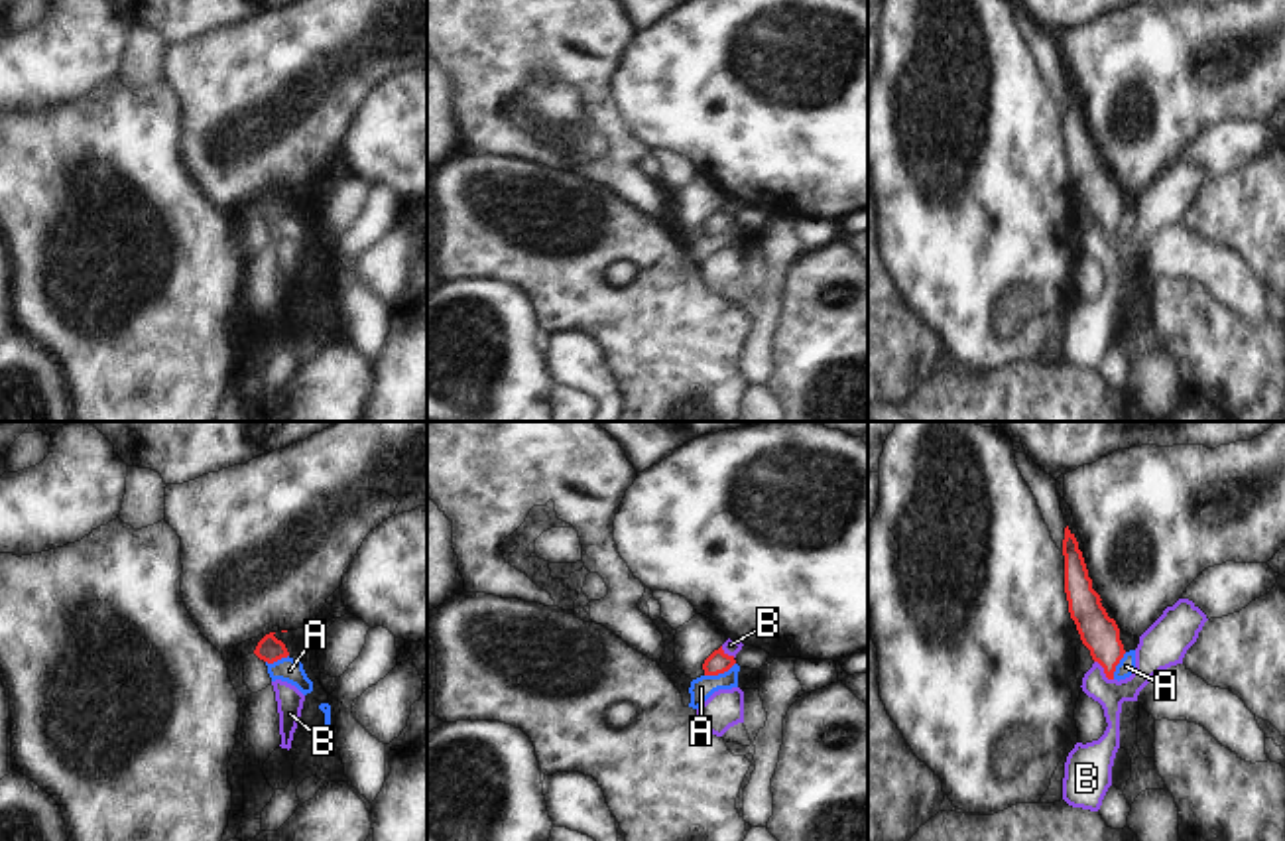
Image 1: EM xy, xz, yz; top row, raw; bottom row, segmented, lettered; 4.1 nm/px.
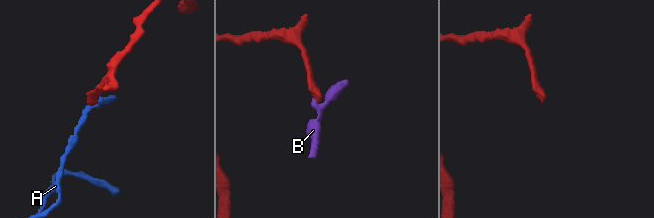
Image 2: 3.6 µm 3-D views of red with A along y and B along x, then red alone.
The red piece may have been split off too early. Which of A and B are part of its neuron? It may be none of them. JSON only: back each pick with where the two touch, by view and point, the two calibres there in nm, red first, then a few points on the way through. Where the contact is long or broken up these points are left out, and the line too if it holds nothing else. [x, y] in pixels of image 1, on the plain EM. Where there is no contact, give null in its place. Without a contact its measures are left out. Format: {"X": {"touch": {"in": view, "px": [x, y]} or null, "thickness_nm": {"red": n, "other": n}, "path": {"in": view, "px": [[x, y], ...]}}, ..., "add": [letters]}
{"add": []}

